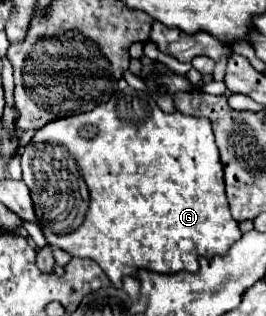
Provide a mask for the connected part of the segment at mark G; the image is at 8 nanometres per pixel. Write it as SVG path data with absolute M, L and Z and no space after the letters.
M132 87L116 91L108 103L88 113L70 115L38 129L22 153L22 181L28 183L36 219L48 245L72 257L96 261L114 287L122 287L122 277L132 275L136 269L196 273L198 257L228 253L242 235L224 197L224 175L210 121L178 111L164 113L152 95Z

